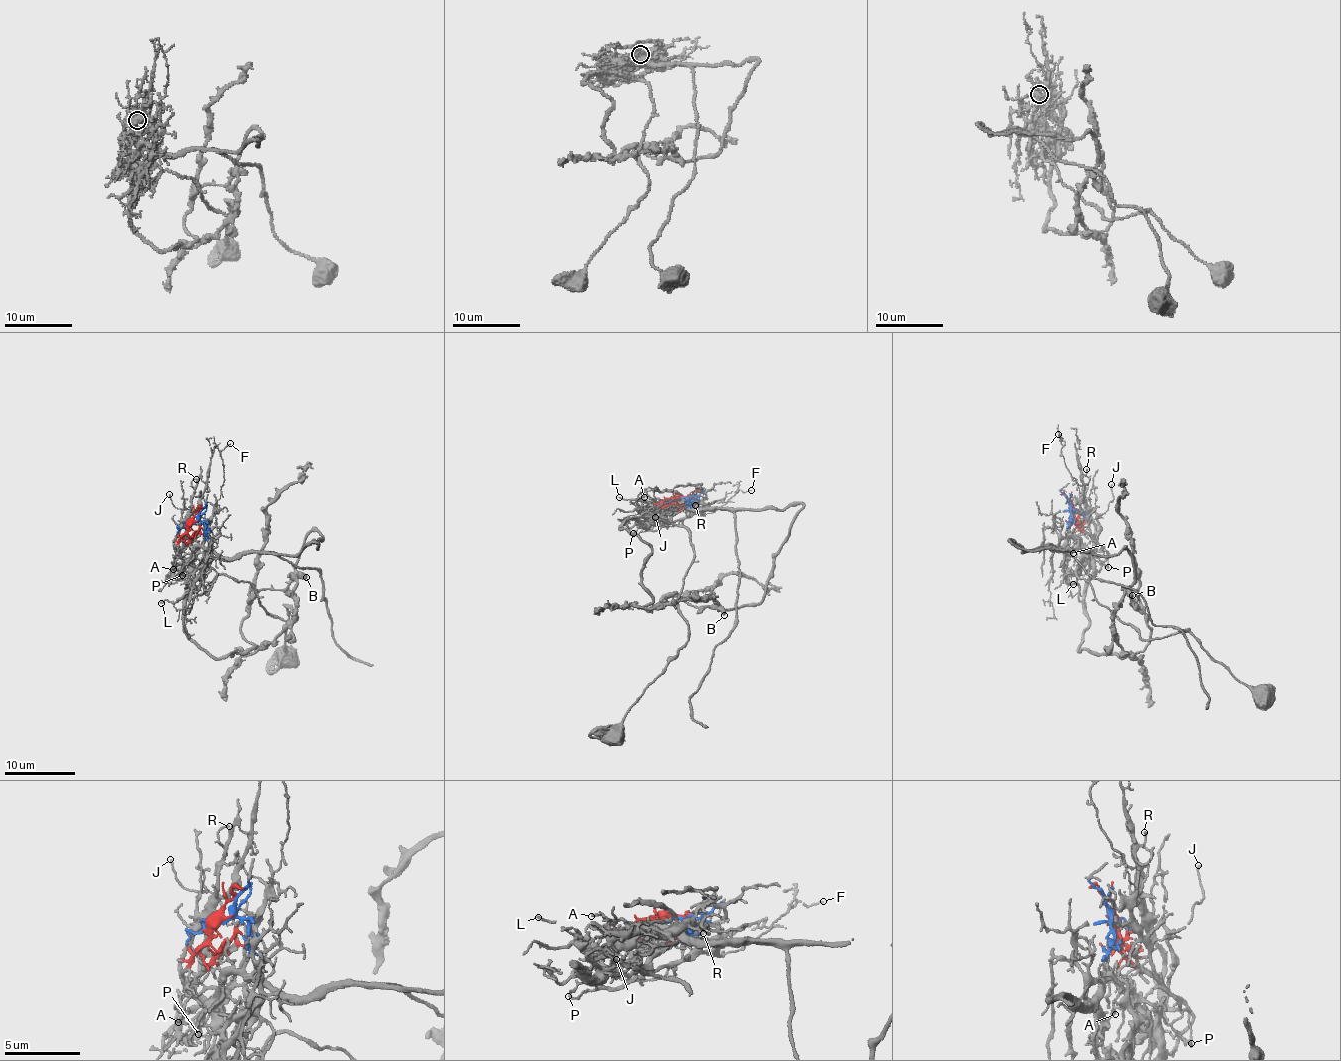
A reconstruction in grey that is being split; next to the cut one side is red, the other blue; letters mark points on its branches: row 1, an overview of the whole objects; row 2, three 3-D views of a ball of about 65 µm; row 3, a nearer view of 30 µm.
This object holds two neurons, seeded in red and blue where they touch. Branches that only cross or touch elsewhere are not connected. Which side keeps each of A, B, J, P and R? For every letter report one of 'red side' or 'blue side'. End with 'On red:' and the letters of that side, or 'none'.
A: blue side
B: red side
J: red side
P: red side
R: red side
On red: B, J, P, R

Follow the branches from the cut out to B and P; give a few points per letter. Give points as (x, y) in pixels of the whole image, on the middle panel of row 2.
B: (678, 498), (620, 528), (650, 549), (639, 608), (674, 595), (724, 615)
P: (678, 498), (669, 498), (665, 505), (647, 517), (644, 532), (632, 534)

